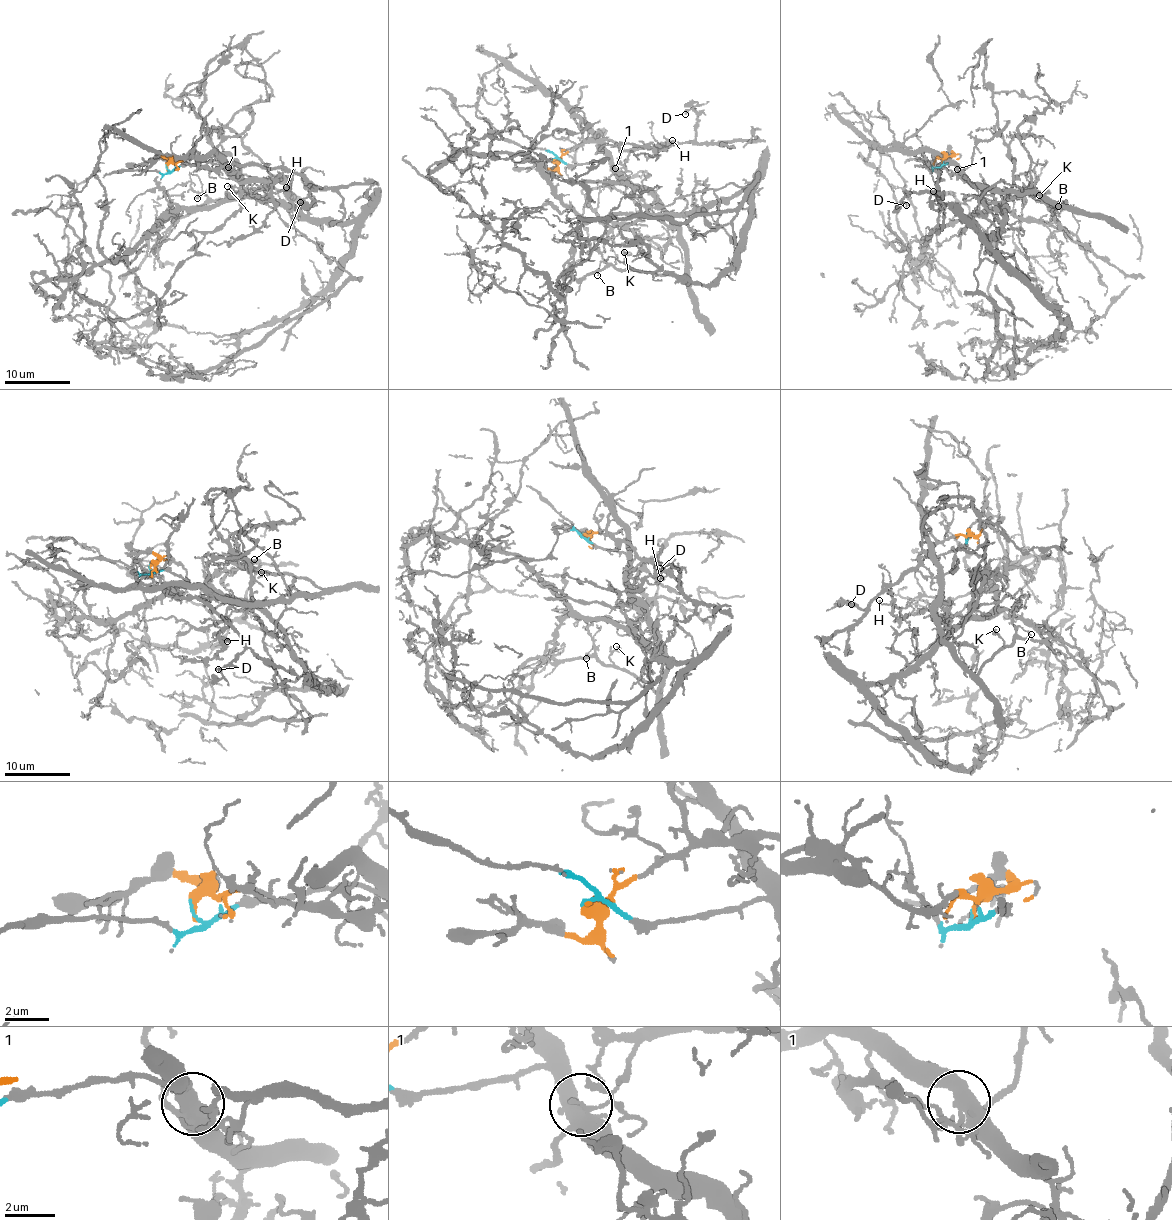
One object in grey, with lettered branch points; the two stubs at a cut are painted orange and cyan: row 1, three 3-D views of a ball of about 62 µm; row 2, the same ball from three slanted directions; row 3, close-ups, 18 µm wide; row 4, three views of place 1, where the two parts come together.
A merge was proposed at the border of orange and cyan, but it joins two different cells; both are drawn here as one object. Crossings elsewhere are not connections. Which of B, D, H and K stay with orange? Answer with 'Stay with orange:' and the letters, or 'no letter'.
Stay with orange: D, H

